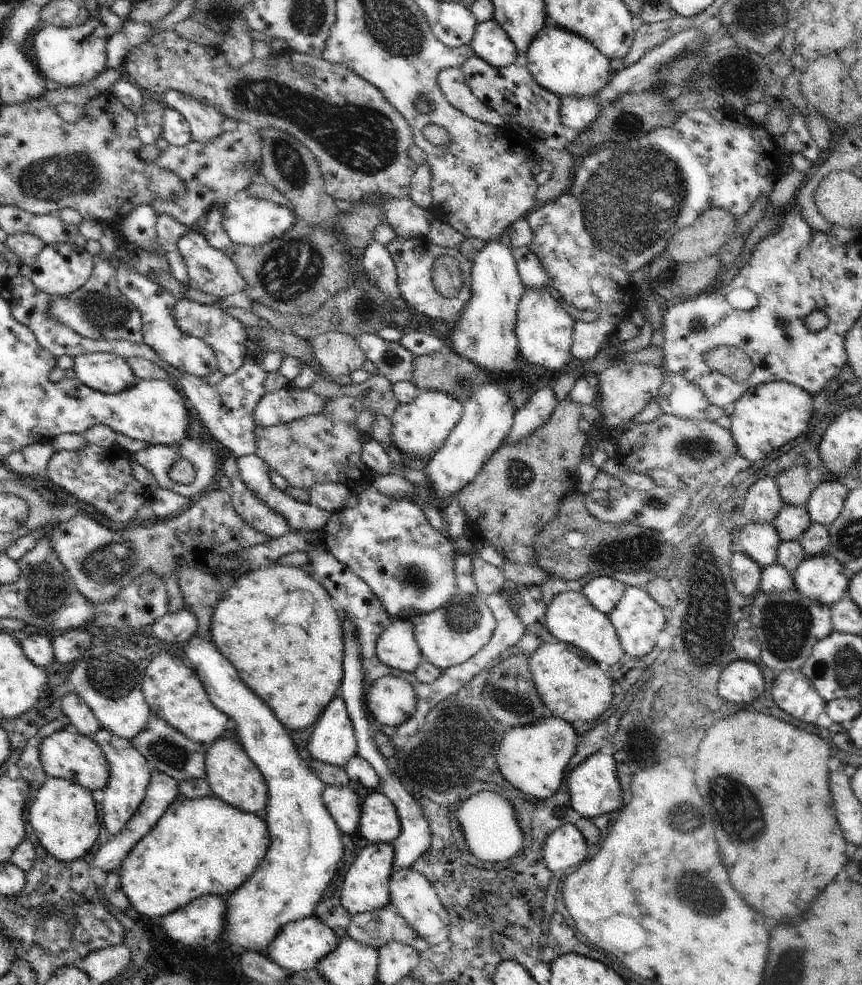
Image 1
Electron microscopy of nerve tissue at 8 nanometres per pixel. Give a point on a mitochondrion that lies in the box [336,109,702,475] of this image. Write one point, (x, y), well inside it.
(626, 200)

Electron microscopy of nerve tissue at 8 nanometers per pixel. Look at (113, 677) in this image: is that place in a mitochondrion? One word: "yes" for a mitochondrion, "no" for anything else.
yes

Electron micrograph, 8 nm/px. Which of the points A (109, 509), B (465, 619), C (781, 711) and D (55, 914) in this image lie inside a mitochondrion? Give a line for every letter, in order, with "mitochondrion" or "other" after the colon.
A: other
B: mitochondrion
C: other
D: mitochondrion

